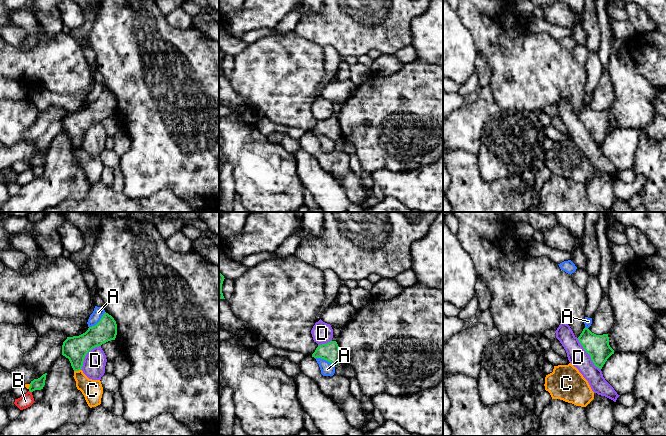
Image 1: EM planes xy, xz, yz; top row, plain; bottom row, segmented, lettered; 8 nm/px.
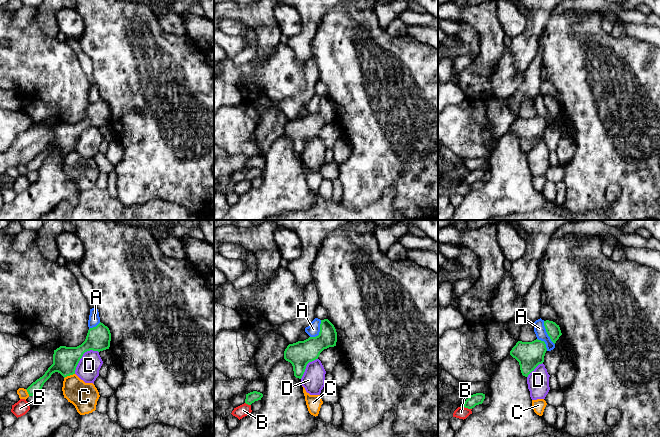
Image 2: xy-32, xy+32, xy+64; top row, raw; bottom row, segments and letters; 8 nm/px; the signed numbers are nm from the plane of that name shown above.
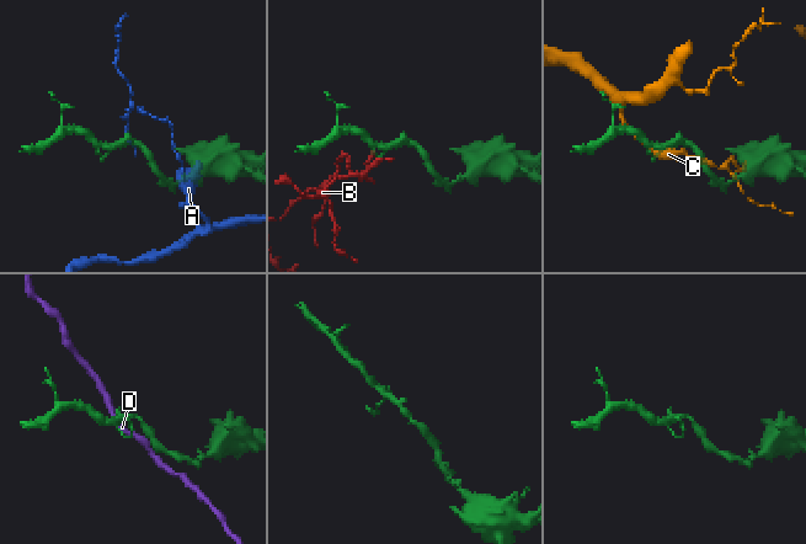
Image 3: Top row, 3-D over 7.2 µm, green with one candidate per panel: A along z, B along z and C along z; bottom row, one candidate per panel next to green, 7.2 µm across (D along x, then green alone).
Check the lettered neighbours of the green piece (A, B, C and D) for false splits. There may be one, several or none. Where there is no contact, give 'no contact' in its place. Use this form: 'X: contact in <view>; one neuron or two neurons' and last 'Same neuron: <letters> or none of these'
A: contact in xz; two neurons
B: contact in xy; two neurons
C: contact in xy; two neurons
D: contact in yz; two neurons
Same neuron: none of these

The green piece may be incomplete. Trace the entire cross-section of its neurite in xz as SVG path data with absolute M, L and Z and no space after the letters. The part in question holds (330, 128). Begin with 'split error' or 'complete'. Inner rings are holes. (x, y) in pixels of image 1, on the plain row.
complete; M336 117L318 121L315 128L312 130L312 133L324 135L333 141L337 141L343 137Z

